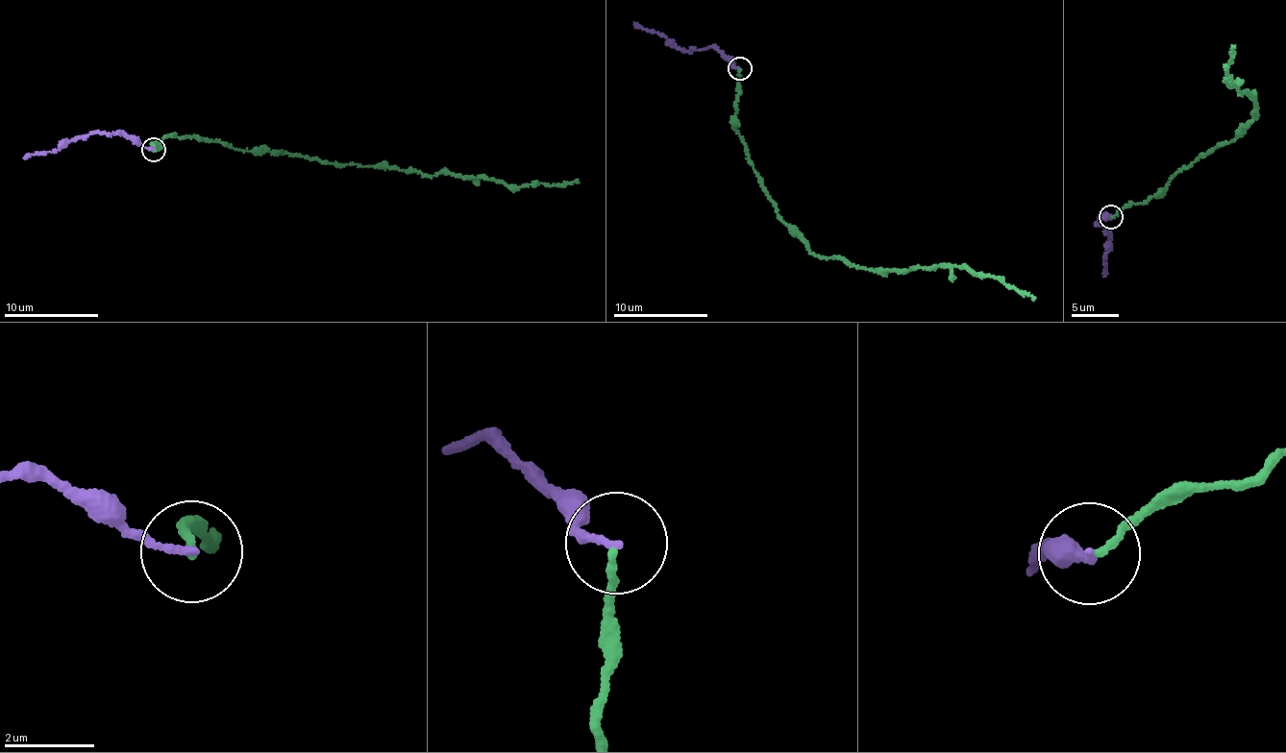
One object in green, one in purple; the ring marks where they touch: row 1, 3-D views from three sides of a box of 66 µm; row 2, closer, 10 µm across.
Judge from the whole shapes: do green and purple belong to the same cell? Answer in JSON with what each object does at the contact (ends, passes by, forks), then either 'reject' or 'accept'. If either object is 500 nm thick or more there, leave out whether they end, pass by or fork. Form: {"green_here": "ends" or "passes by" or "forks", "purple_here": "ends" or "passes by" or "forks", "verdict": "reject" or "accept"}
{"green_here": "ends", "purple_here": "ends", "verdict": "reject"}

